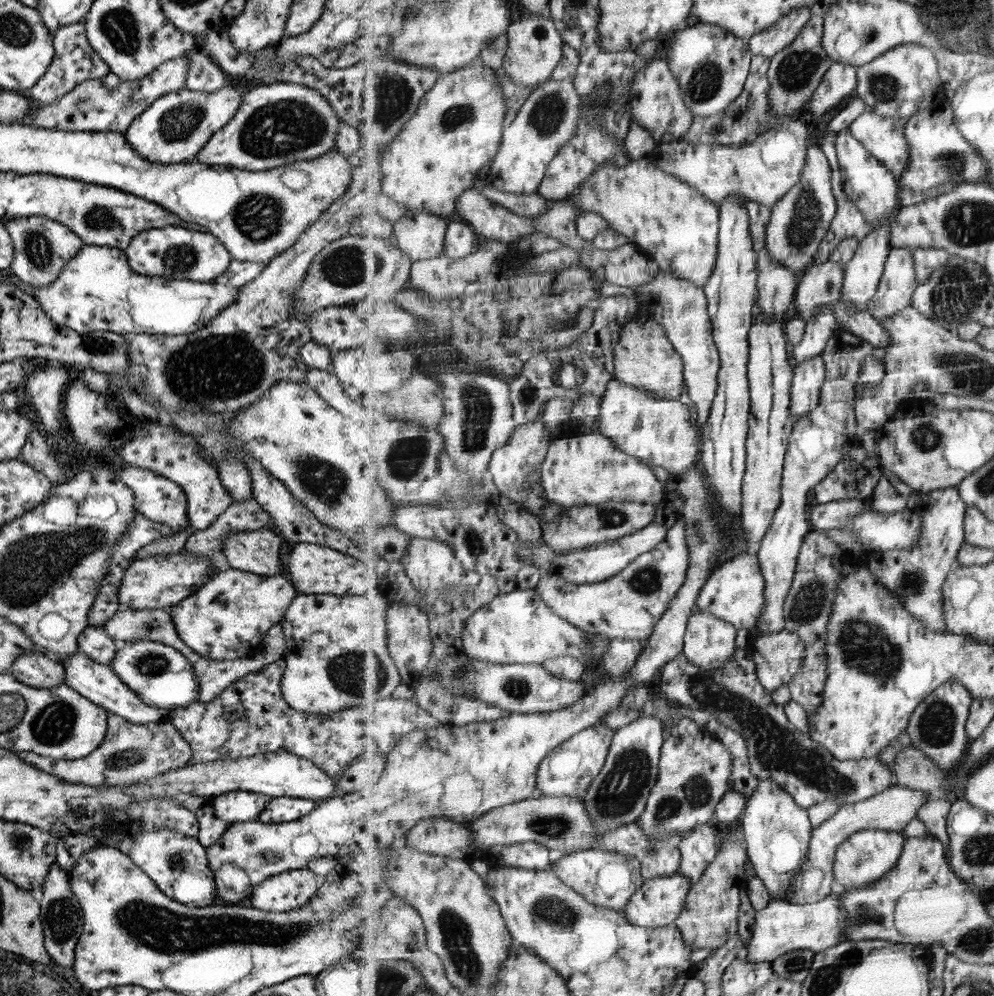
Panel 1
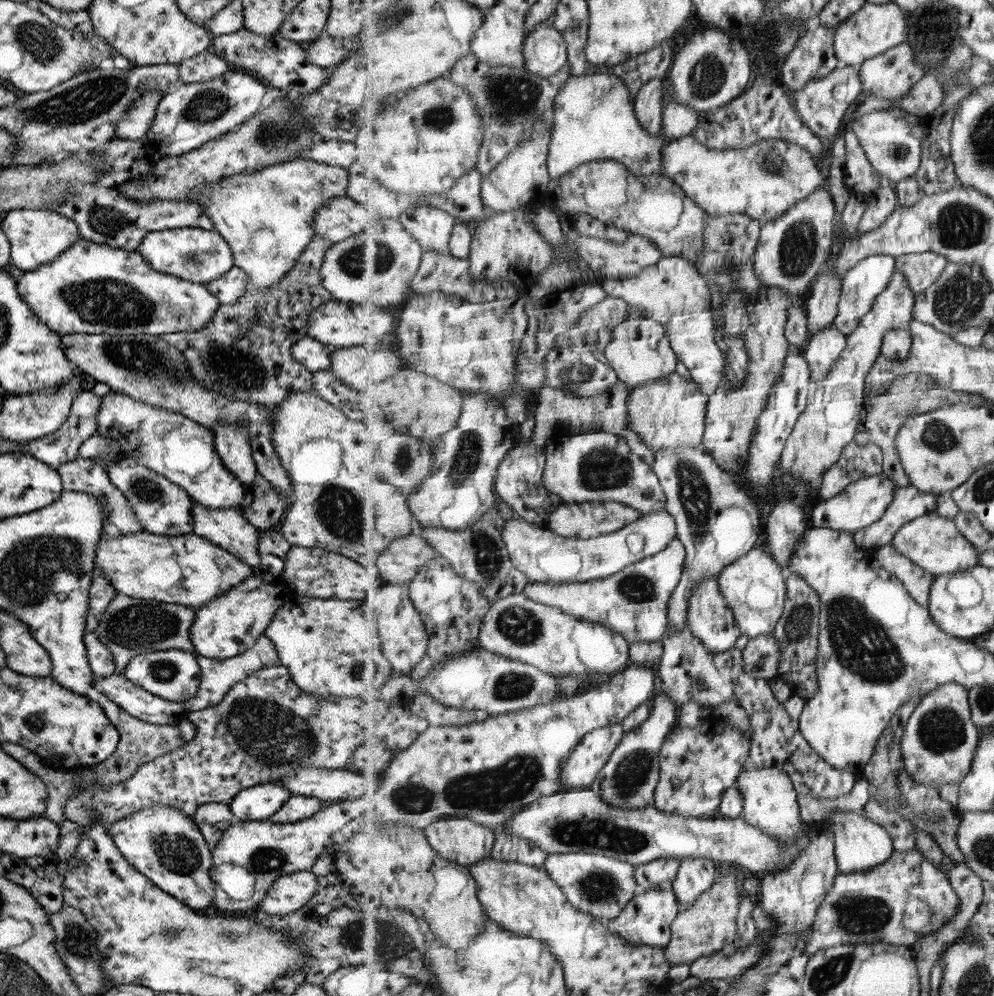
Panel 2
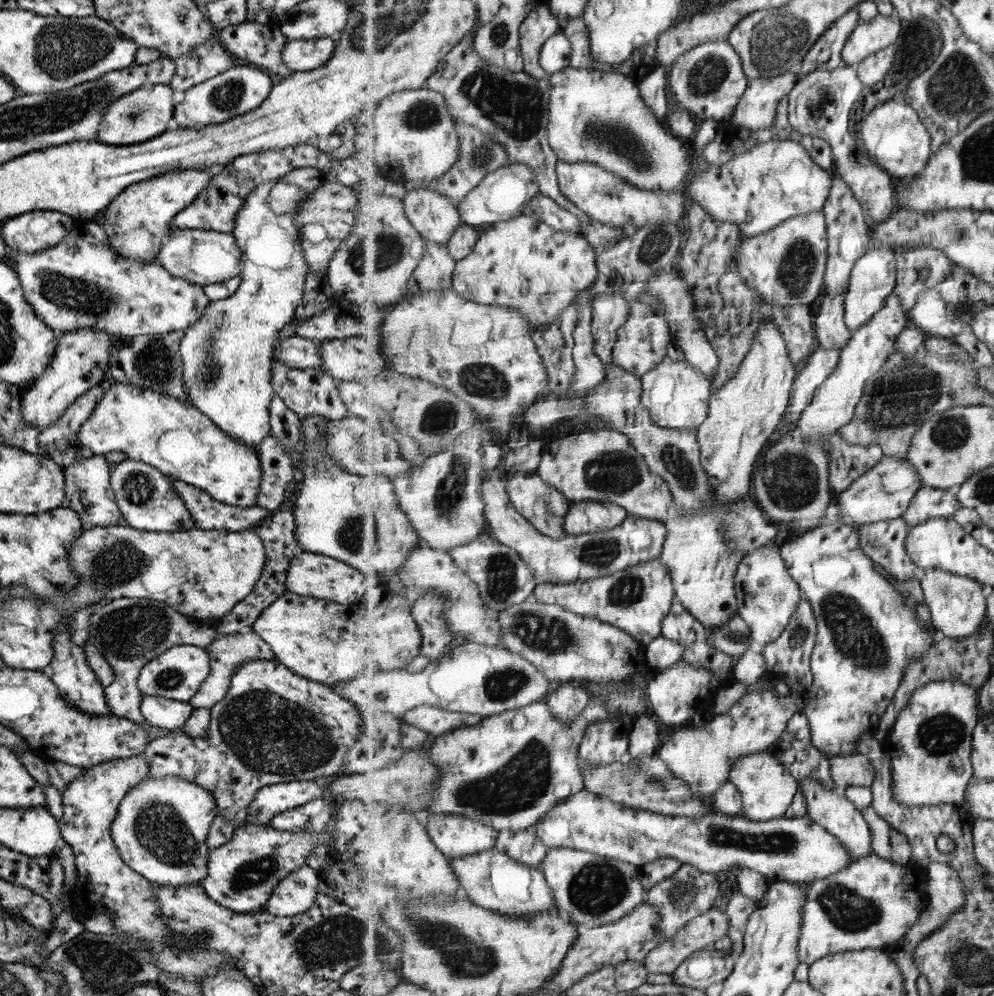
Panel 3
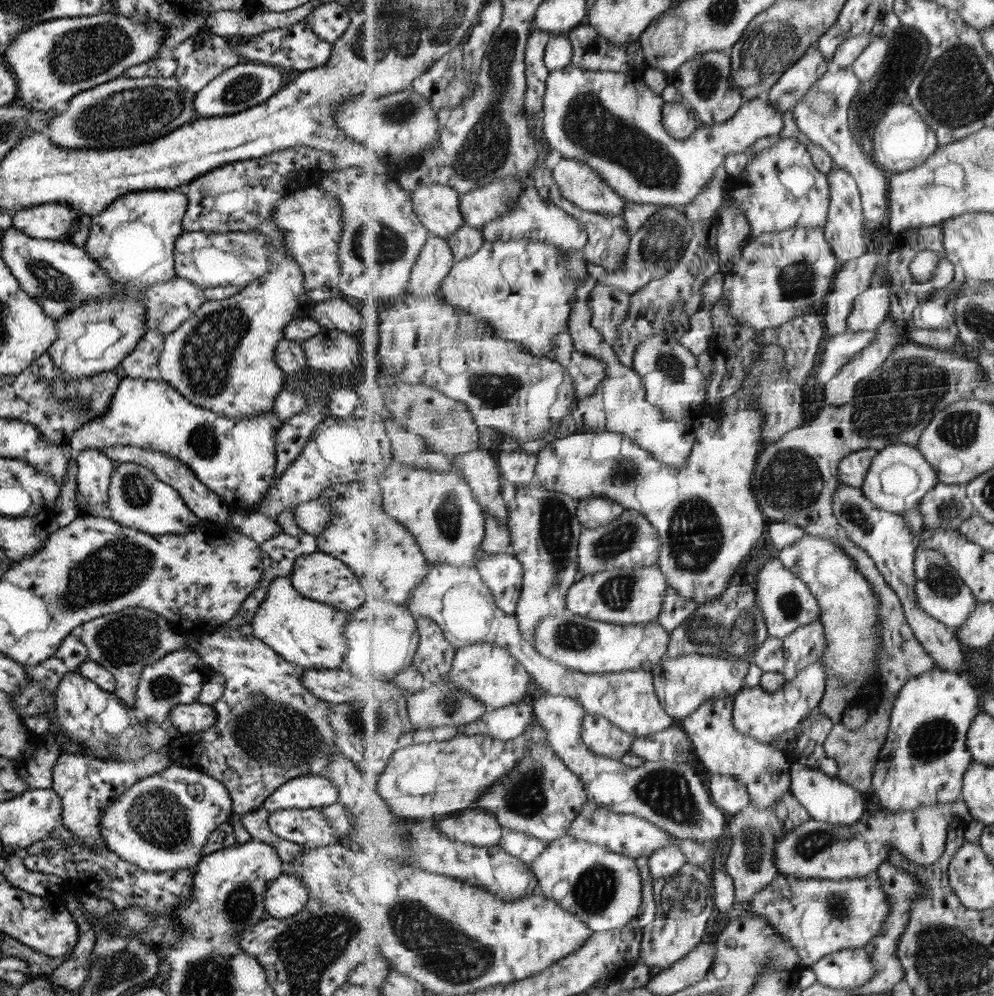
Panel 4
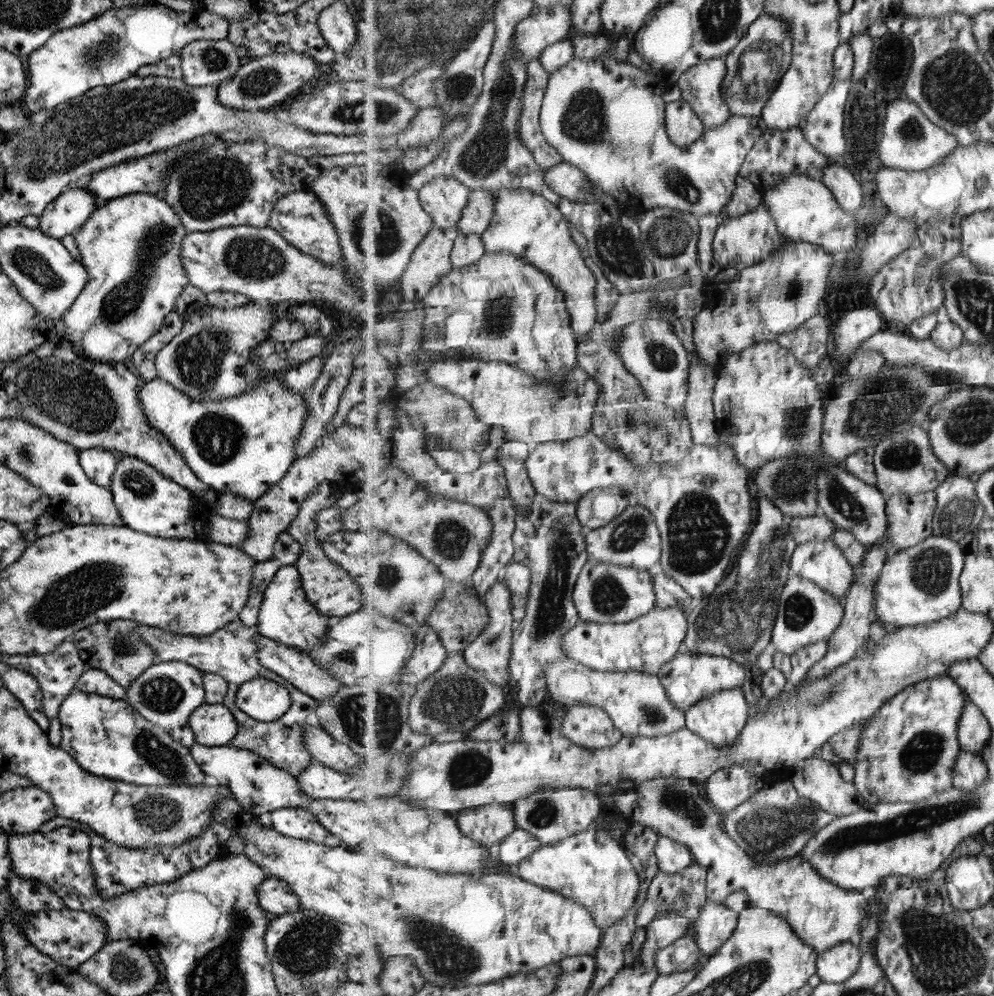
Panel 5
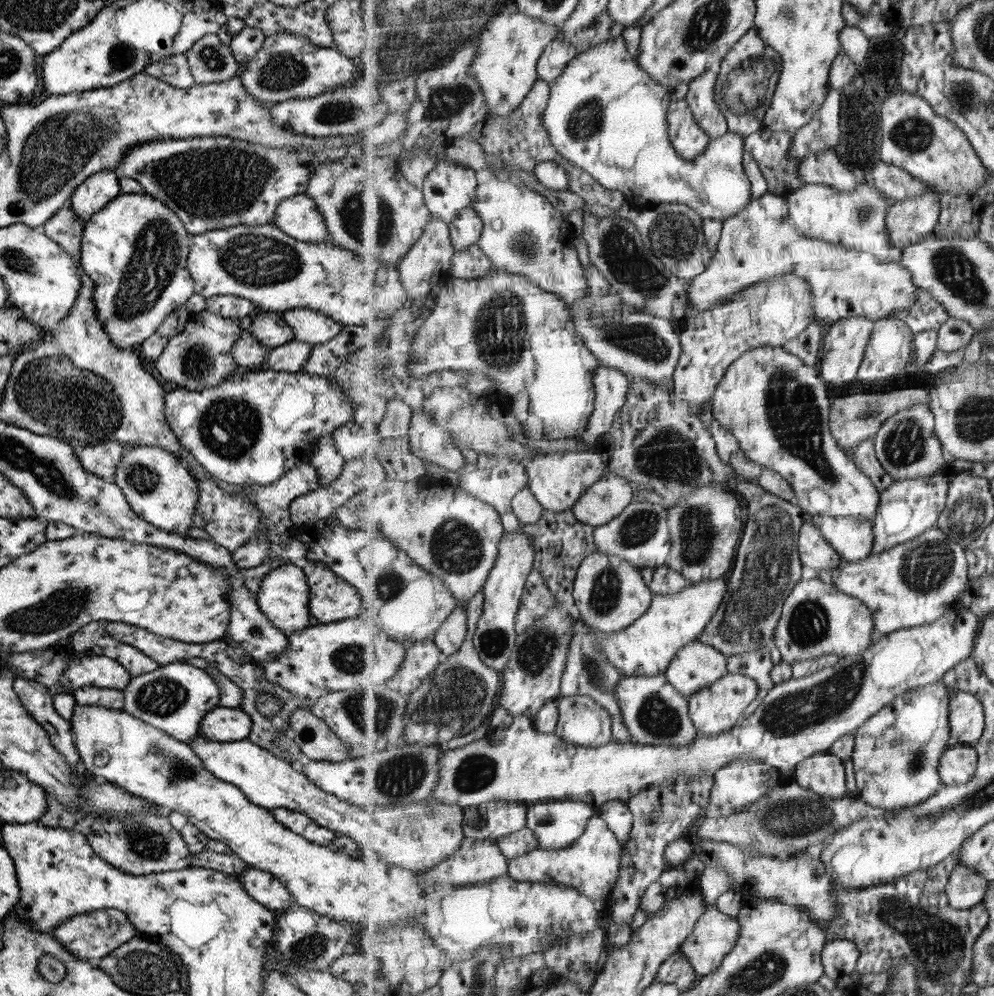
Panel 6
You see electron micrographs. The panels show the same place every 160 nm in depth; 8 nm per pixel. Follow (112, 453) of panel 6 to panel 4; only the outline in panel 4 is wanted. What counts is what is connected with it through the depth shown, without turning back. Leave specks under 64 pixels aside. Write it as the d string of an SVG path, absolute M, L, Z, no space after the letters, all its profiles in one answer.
M83 449L74 453L77 465L75 506L78 517L107 516L106 506L108 497L108 484L114 463L95 449Z

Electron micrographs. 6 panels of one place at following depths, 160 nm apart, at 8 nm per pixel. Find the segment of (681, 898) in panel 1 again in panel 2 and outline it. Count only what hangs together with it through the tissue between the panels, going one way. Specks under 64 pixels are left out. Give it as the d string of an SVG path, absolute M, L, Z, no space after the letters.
M669 887L640 890L630 904L621 912L618 918L606 923L606 928L633 945L657 945L666 947L672 942L672 924L681 912L677 904L677 896Z

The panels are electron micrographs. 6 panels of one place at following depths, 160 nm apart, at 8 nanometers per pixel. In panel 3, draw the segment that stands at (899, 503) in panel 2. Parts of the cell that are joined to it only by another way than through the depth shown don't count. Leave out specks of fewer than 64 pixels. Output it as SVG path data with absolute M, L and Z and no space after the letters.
M957 486L947 490L921 488L913 497L903 520L907 520L909 527L915 527L933 518L954 517L963 508L958 499L959 489Z

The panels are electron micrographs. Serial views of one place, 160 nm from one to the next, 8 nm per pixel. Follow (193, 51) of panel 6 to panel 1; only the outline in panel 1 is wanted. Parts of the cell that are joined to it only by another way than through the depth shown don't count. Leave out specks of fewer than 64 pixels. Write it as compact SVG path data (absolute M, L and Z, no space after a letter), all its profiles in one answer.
M196 51L188 58L184 88L197 92L215 92L227 84L225 75L215 63L211 63L209 55Z

